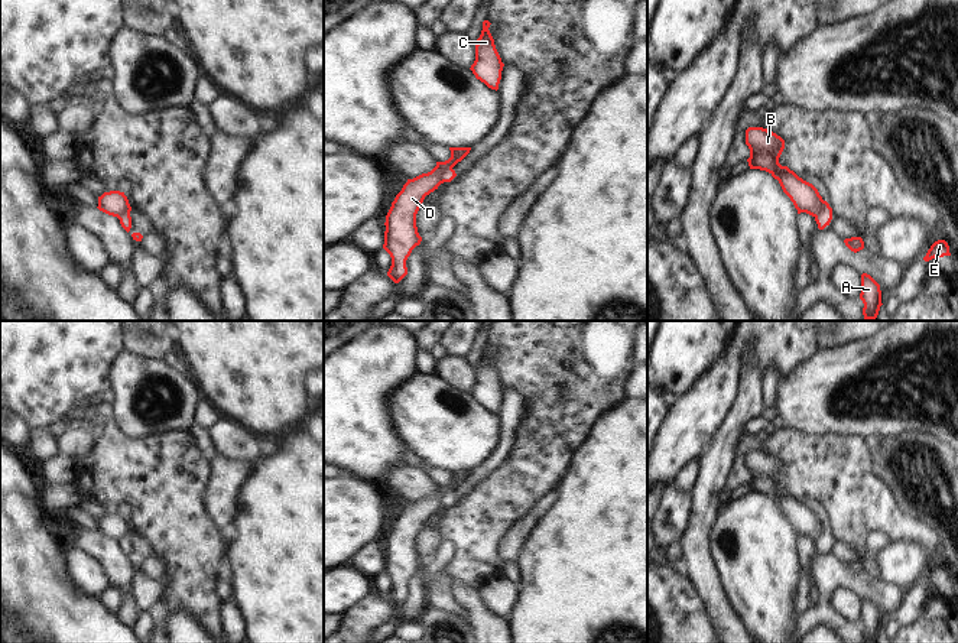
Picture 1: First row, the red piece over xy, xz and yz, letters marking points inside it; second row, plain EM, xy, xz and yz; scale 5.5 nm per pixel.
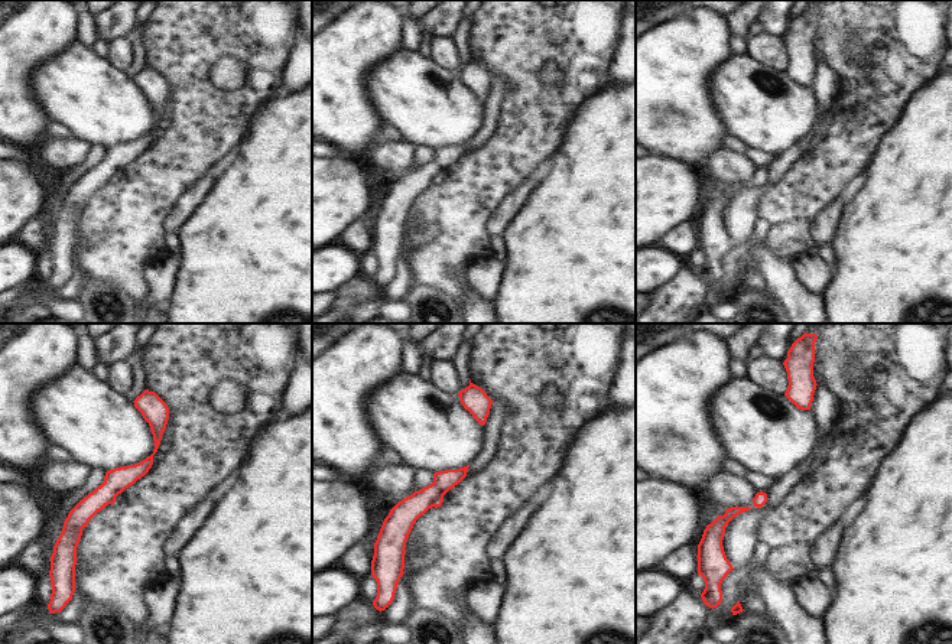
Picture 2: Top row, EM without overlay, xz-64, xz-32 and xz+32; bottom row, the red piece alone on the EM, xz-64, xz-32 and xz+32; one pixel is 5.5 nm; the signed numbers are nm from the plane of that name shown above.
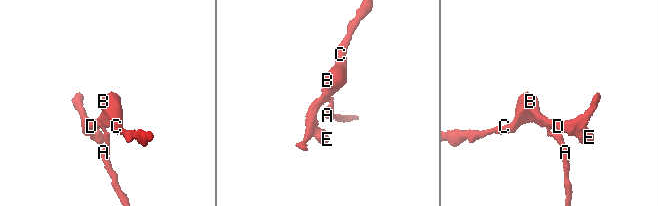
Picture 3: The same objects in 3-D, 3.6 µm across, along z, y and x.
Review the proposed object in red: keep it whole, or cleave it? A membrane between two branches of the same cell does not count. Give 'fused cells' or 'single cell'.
fused cells

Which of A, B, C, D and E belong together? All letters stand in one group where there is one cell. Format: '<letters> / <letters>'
A / B C D E

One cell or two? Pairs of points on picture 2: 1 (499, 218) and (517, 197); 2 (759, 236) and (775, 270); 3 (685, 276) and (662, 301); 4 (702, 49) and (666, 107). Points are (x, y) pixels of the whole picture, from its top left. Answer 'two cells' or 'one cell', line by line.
1: one cell
2: two cells
3: one cell
4: one cell

